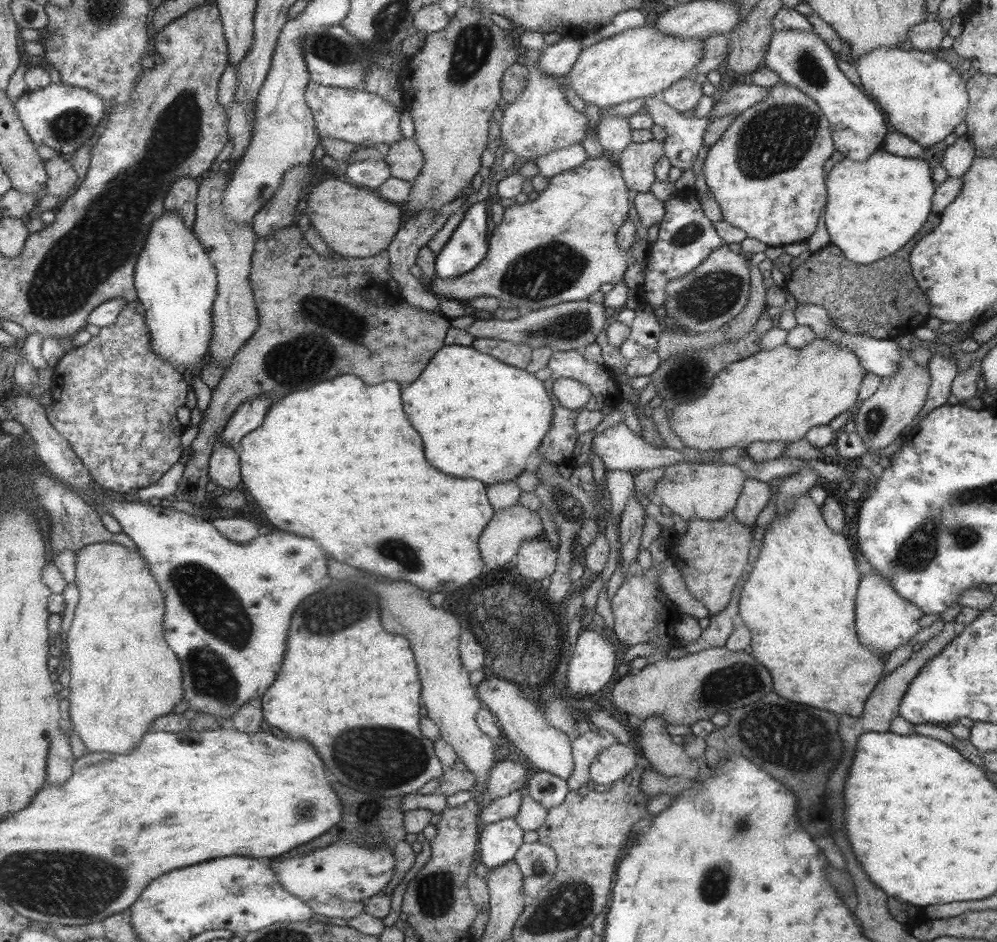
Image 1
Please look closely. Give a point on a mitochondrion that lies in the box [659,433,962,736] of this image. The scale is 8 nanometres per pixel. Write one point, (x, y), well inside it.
(722, 686)

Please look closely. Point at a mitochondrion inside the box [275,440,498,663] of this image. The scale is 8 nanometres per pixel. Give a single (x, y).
(331, 615)

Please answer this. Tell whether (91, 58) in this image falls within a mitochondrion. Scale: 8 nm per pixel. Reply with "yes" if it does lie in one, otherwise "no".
no

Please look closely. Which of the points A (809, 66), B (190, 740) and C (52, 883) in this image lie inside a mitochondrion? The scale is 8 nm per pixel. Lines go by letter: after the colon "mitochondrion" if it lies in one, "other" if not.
A: mitochondrion
B: other
C: mitochondrion

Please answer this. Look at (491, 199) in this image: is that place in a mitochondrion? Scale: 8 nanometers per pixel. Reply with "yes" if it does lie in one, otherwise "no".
no

